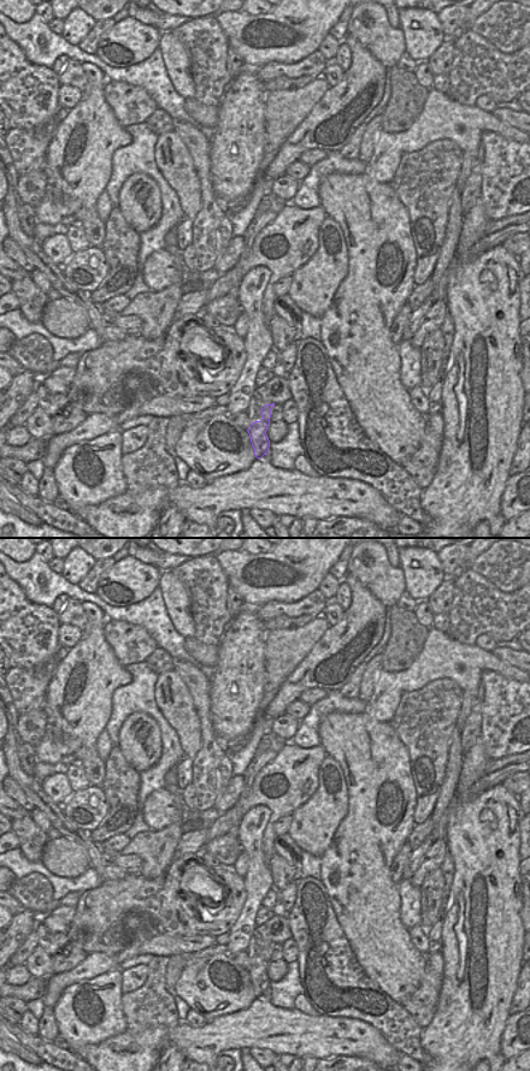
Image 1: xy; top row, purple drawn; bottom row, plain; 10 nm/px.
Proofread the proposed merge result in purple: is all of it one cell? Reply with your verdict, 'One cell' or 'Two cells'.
Two cells.

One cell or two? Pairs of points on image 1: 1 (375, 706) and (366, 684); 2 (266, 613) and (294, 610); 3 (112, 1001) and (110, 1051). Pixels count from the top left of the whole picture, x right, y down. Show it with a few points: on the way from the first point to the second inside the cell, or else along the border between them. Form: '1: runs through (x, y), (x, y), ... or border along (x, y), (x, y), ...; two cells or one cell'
1: border along (382, 669), (372, 693), (366, 700); two cells
2: runs through (274, 610), (287, 610); one cell
3: border along (127, 1029), (98, 1043), (83, 1045); two cells

